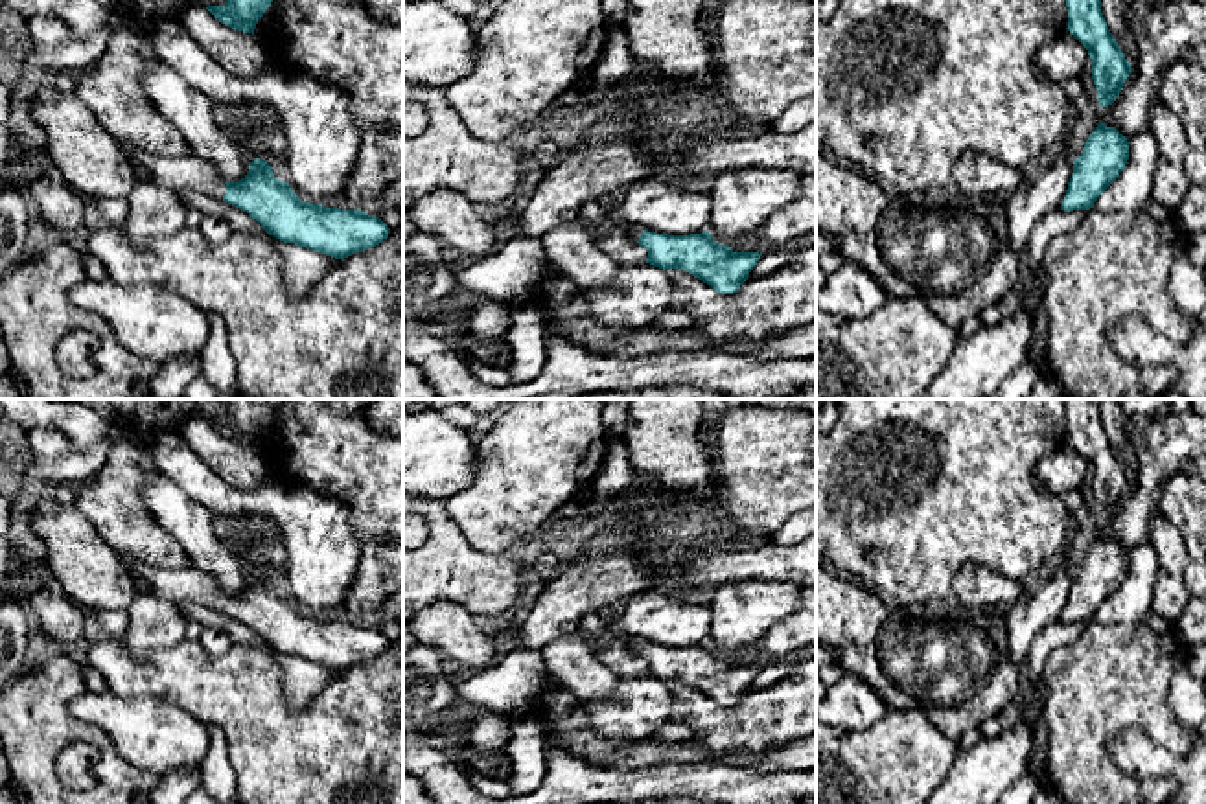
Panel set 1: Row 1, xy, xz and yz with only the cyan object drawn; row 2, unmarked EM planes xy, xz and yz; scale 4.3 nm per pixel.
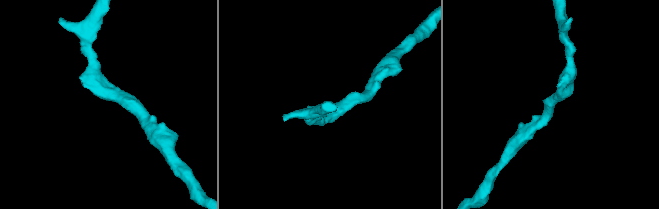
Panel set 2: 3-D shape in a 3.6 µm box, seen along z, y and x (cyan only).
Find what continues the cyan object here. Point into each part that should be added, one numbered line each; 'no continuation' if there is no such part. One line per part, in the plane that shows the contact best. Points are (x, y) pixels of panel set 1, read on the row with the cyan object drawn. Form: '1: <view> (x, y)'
1: xy (181, 173)

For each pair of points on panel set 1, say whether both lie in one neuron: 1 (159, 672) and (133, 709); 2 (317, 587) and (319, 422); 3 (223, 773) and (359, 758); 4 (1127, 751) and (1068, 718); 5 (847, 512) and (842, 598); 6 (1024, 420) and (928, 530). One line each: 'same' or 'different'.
1: different
2: different
3: different
4: different
5: different
6: same

